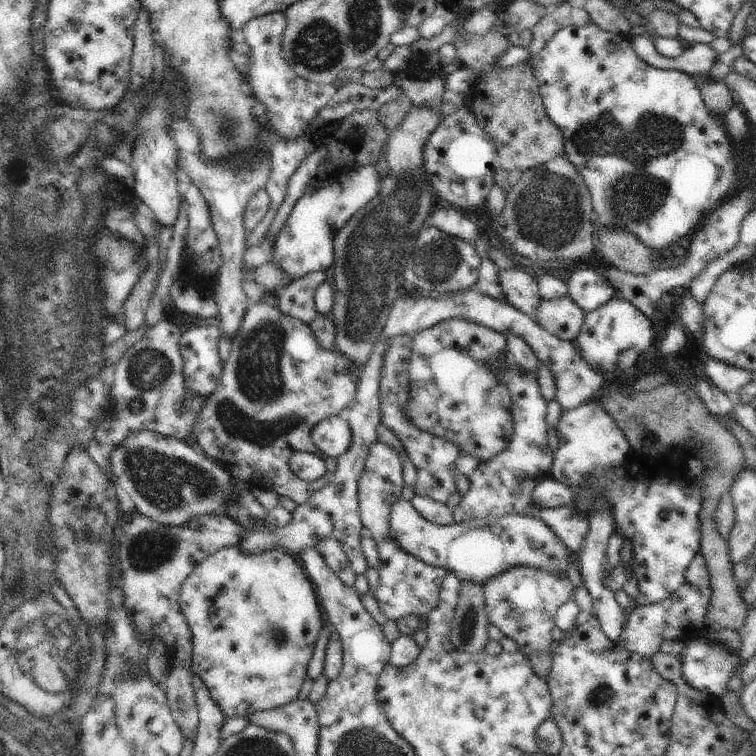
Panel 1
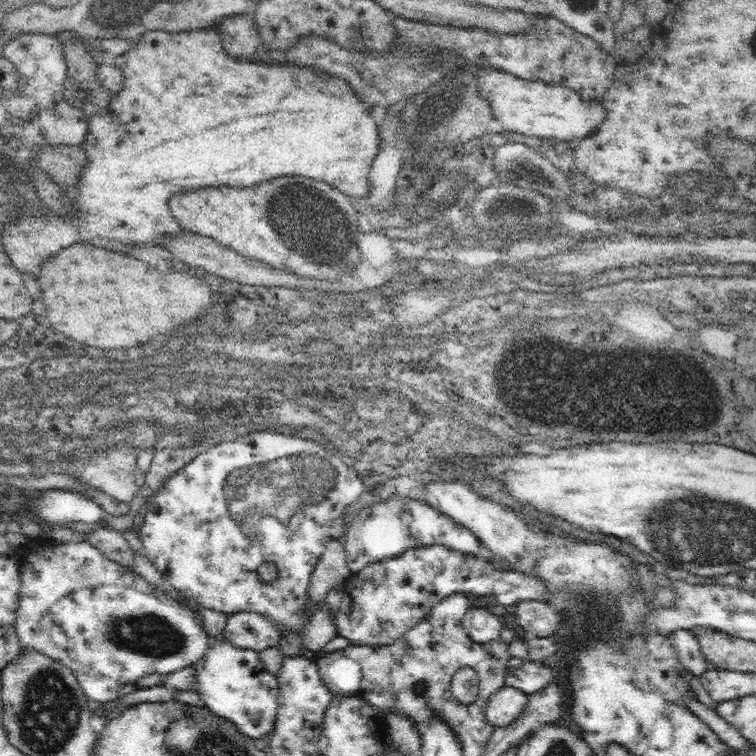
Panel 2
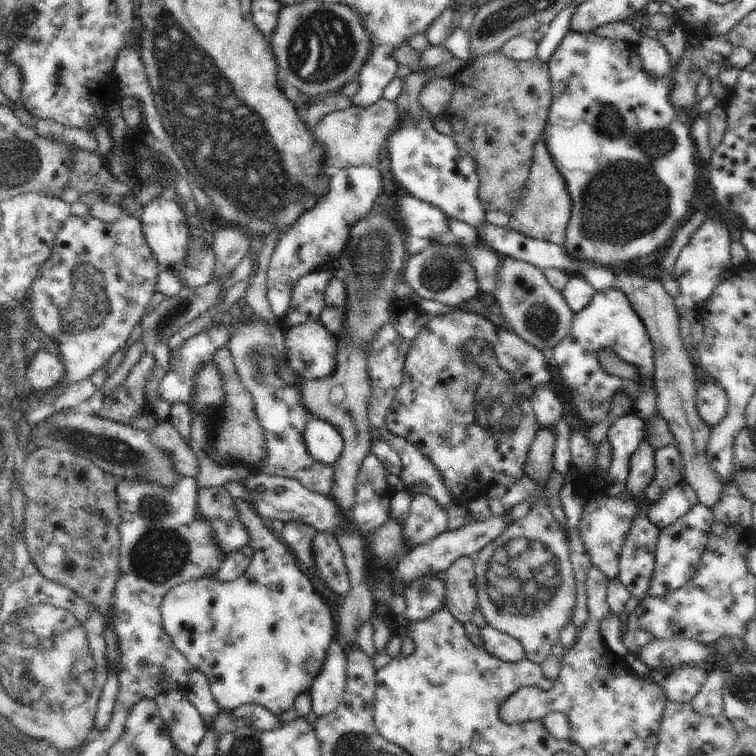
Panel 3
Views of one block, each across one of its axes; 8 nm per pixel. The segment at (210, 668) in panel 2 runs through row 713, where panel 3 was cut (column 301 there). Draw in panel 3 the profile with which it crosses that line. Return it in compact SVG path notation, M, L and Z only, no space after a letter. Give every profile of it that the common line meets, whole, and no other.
M359 166L339 169L330 178L328 194L318 197L316 206L304 212L294 226L278 238L272 258L266 271L266 298L270 302L270 310L280 322L288 312L291 294L298 282L306 273L318 269L329 268L333 260L342 256L342 250L348 242L350 230L356 222L375 210L375 200L382 190L381 169L373 166Z

